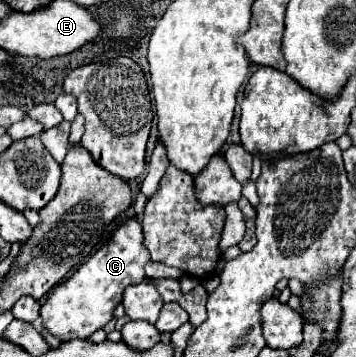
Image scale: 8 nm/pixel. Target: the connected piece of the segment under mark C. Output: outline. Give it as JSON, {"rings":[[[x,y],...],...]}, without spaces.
{"rings":[[[137,217],[121,223],[111,239],[87,261],[73,277],[57,285],[47,301],[41,305],[41,319],[45,329],[49,329],[61,341],[89,339],[93,331],[101,329],[113,319],[113,309],[121,301],[121,293],[127,285],[145,281],[145,263],[149,263],[149,249],[143,243],[143,231]]]}

